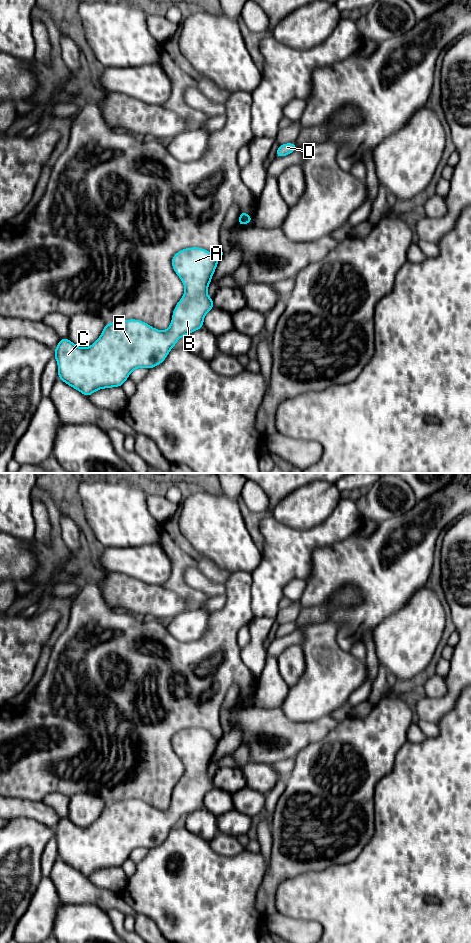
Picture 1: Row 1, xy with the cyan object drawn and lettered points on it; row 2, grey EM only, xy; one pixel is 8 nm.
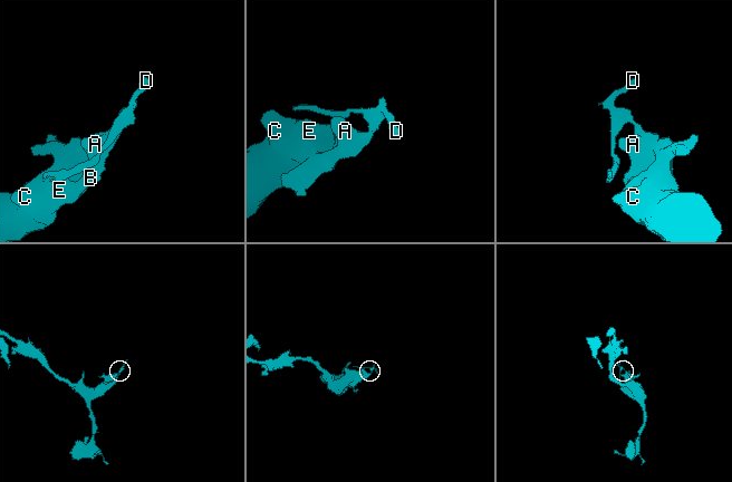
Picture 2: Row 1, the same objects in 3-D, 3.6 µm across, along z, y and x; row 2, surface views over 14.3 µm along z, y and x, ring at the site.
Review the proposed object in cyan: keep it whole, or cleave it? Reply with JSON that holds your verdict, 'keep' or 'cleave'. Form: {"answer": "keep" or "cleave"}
{"answer": "cleave"}

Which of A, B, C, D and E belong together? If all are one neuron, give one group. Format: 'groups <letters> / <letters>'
groups A B C E / D

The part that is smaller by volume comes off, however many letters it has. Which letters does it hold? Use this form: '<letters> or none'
D

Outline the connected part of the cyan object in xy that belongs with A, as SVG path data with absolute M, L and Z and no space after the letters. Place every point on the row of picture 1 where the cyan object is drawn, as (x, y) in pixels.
M199 247L178 251L171 263L184 284L185 292L173 310L169 328L161 331L141 320L129 319L106 323L100 337L86 348L75 345L67 337L61 338L54 350L58 378L89 397L100 389L122 387L130 373L137 368L151 369L160 365L182 336L204 327L205 315L214 308L213 298L208 296L207 290L219 260L220 257Z

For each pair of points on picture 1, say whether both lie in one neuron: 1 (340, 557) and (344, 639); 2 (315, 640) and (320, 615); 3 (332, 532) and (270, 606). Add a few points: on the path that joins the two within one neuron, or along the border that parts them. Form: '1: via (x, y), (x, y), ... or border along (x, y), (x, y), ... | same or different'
1: via (360, 577), (368, 585), (368, 612), (361, 619) | same
2: border along (327, 620), (321, 623), (308, 623), (297, 627) | different
3: via (311, 541), (270, 582), (270, 585) | same

